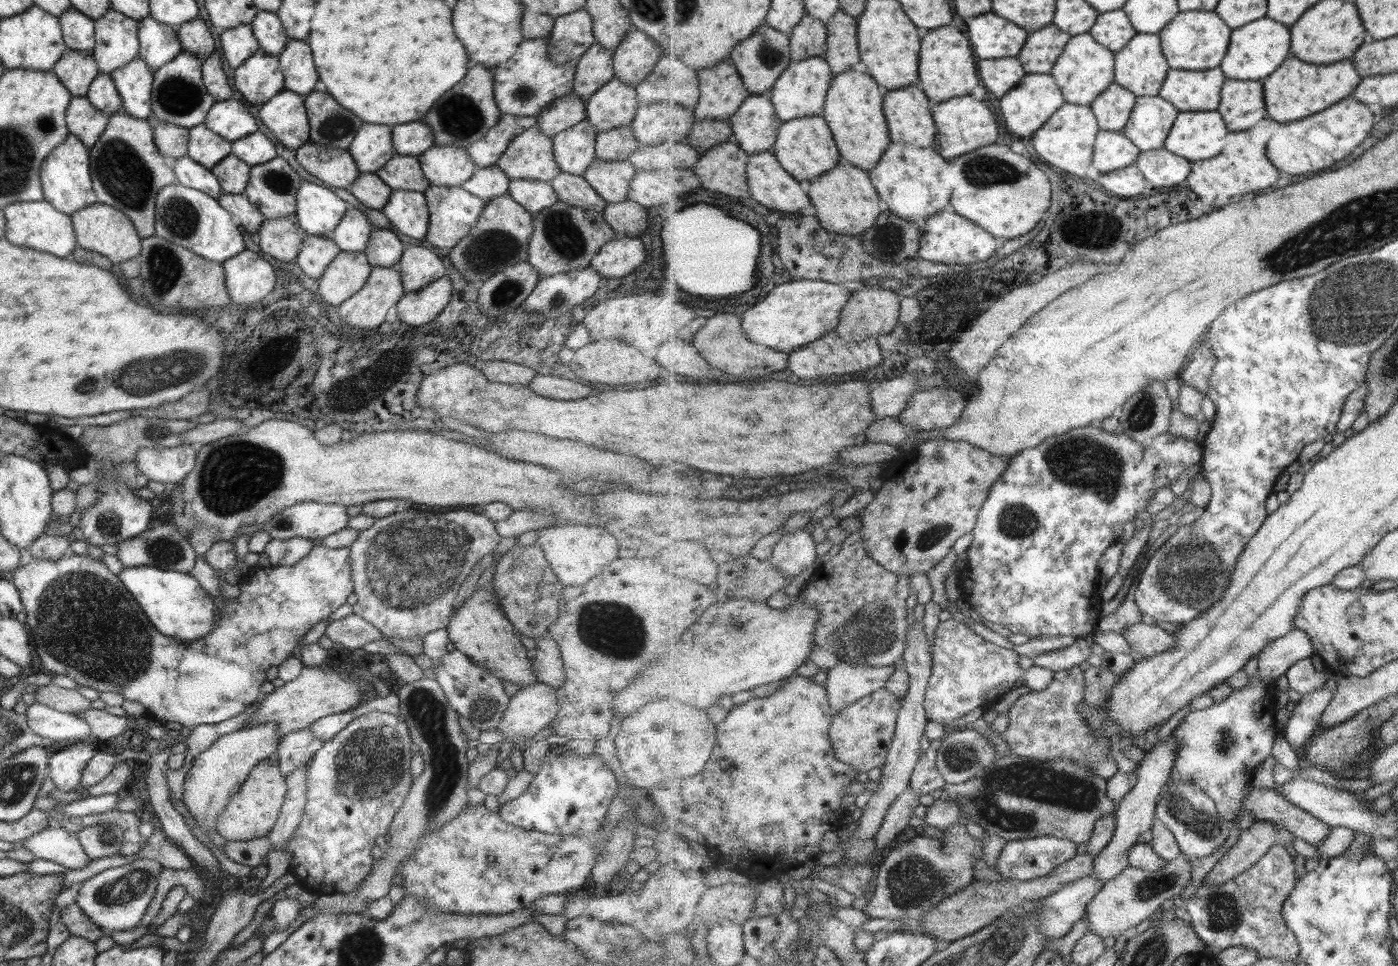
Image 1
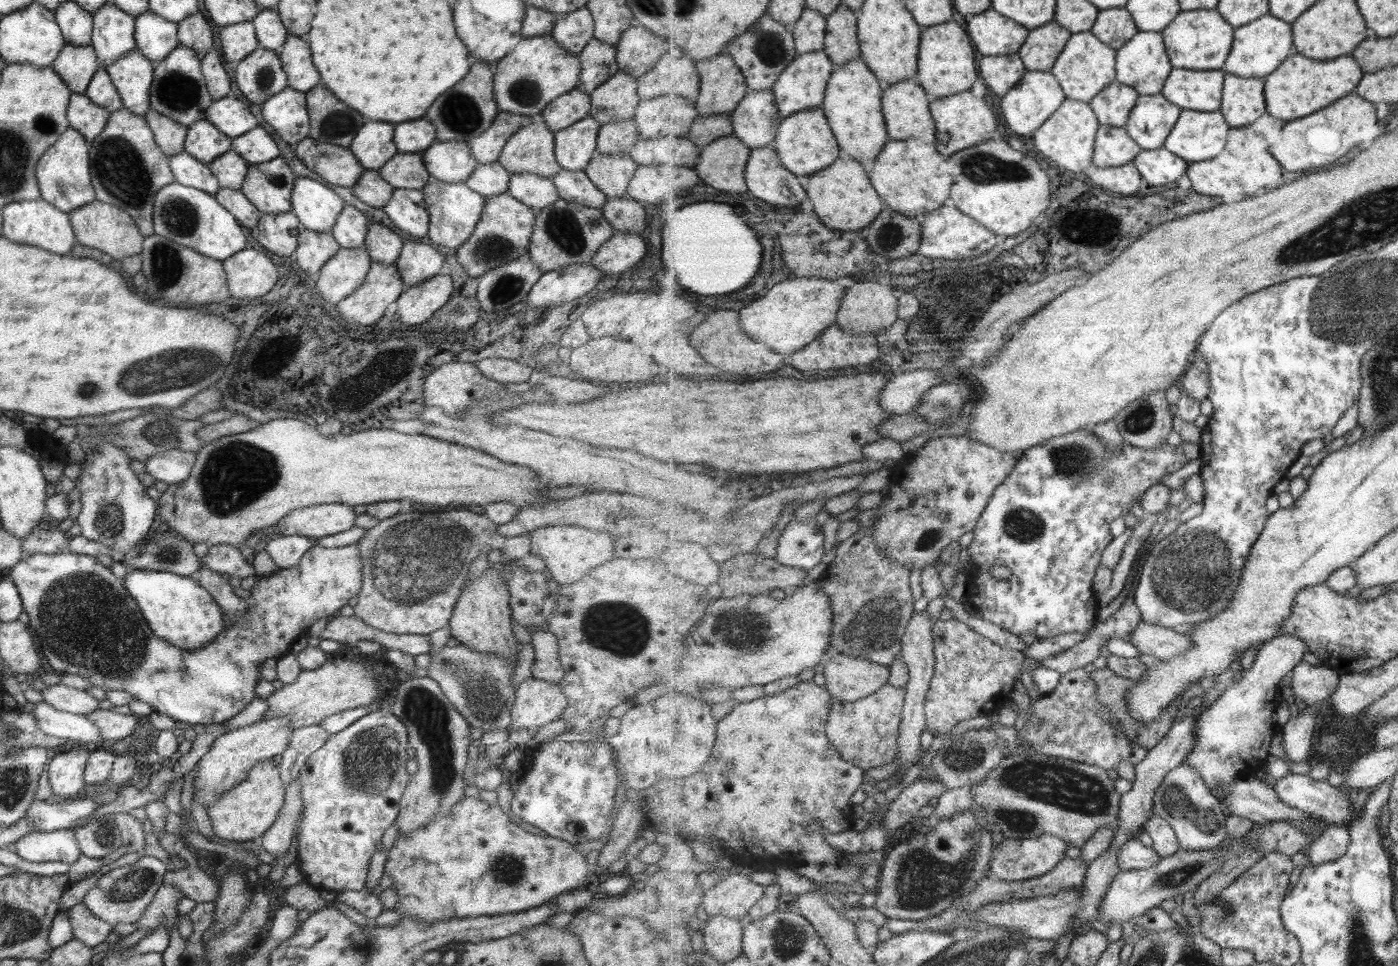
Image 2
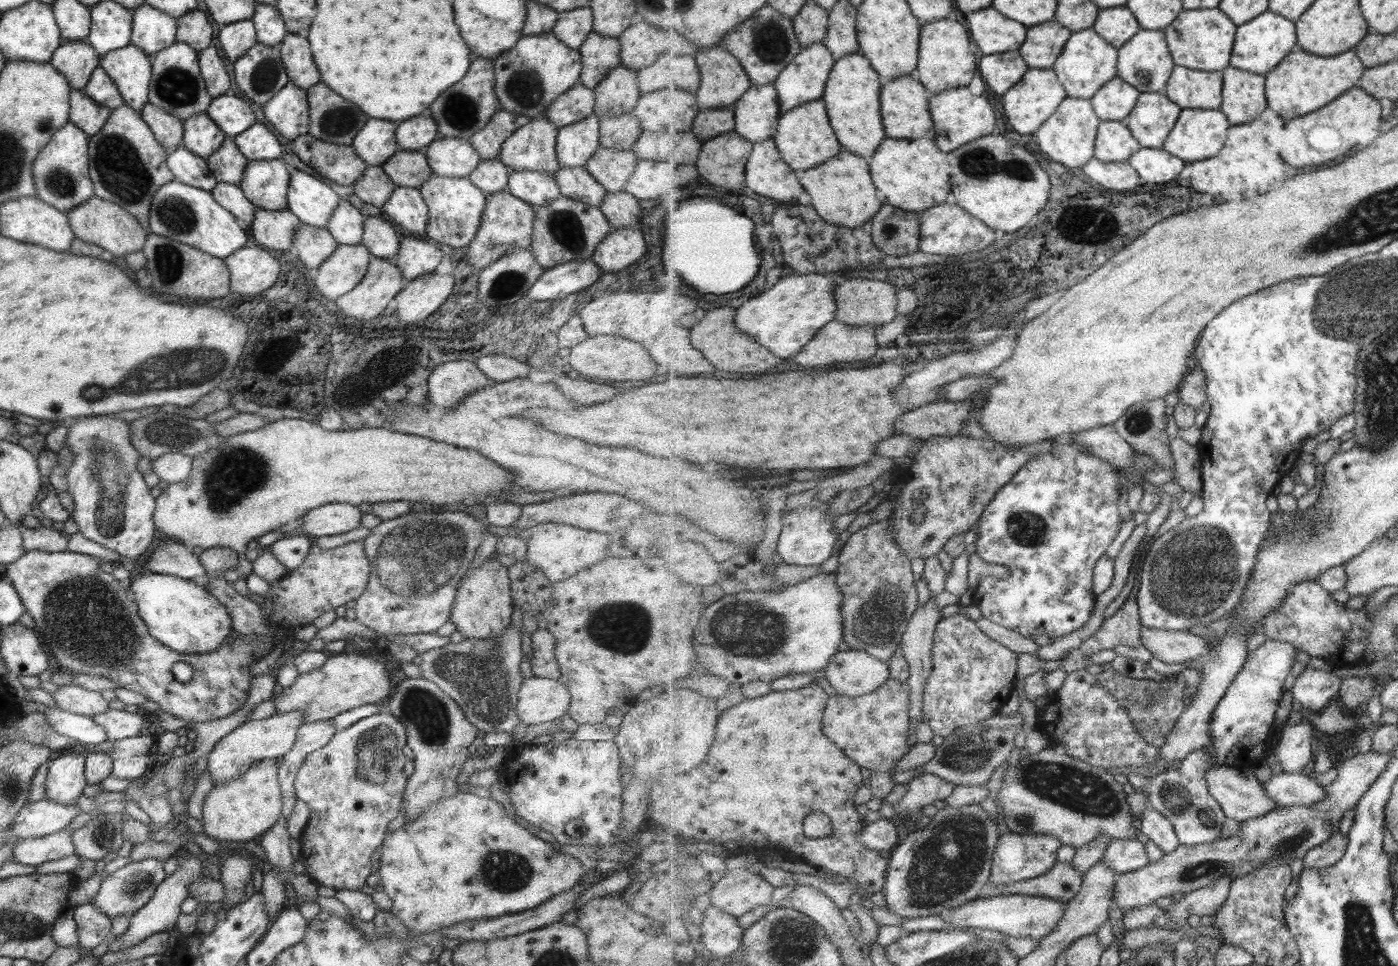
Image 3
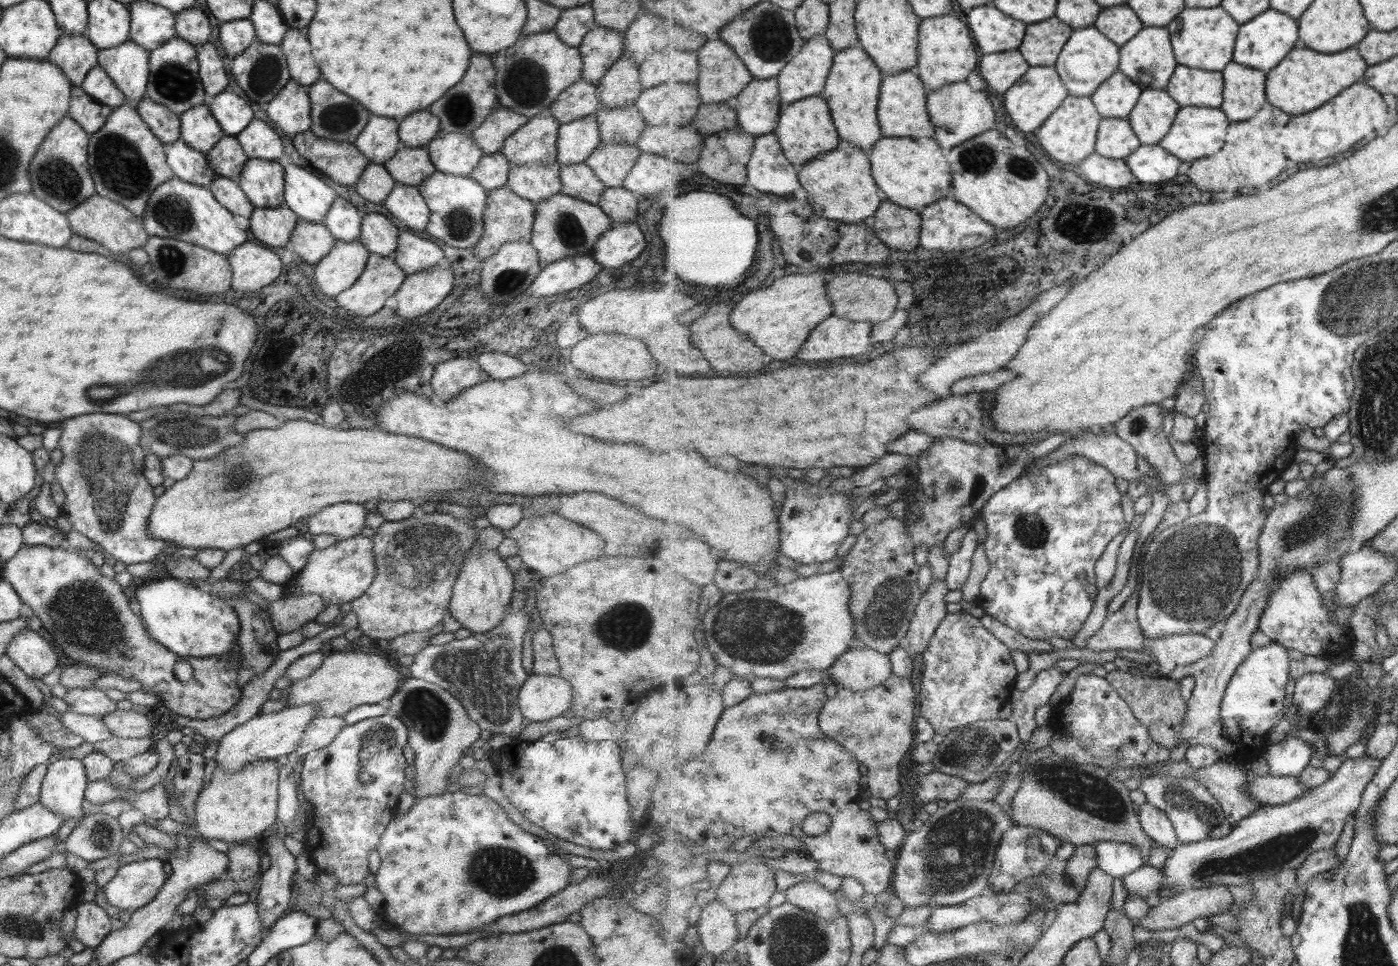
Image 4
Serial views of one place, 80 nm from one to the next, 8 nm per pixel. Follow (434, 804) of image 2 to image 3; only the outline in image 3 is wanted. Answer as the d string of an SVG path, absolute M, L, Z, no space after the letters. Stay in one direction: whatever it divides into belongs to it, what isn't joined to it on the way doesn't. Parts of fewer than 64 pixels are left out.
M400 677L395 682L395 693L391 696L386 711L391 713L406 731L406 745L412 750L414 771L406 777L404 793L400 806L405 809L406 820L417 818L428 806L434 804L441 798L451 798L458 793L457 774L461 772L463 762L467 760L467 746L479 736L479 732L470 722L465 720L461 709L443 691L429 680L423 677L409 678Z

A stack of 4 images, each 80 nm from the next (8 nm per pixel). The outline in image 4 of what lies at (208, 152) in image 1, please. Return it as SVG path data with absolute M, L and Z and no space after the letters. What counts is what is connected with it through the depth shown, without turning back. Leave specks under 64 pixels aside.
M207 103L198 104L178 115L180 120L180 139L189 148L207 154L224 135L217 121L211 116Z

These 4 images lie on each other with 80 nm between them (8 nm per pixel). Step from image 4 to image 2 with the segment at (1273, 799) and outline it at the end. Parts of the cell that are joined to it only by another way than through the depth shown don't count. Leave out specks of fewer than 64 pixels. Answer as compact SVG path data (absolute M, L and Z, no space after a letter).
M1289 773L1285 778L1277 780L1273 785L1277 794L1289 806L1298 808L1311 816L1319 816L1332 825L1347 824L1347 826L1360 819L1360 812L1356 812L1350 798L1338 787L1331 786L1326 780L1314 780L1309 775Z

